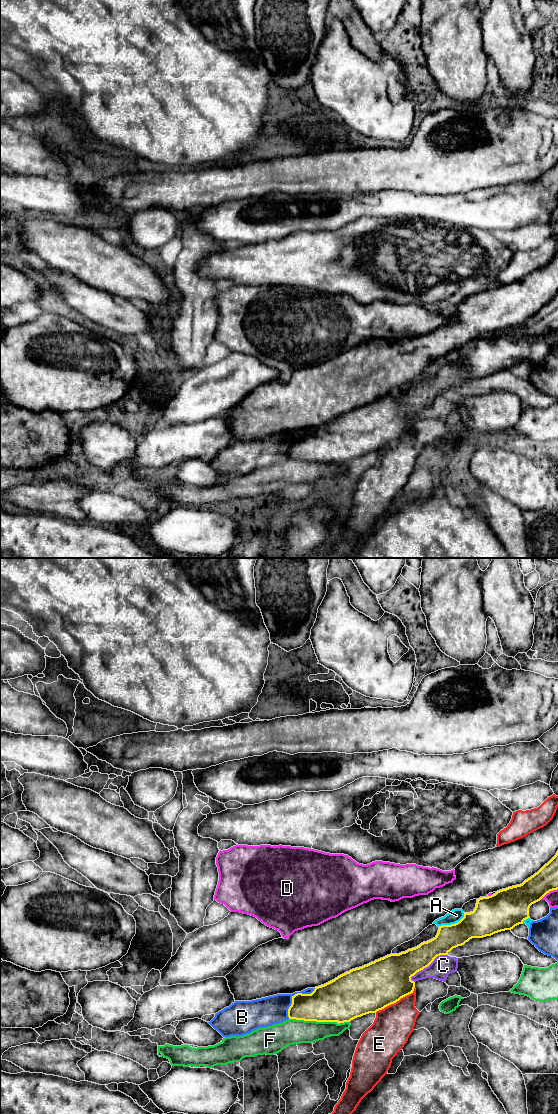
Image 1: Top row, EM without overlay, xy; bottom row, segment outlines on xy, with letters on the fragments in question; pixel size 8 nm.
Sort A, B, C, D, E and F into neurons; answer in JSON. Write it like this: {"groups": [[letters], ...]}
{"groups": [["A", "D"], ["B", "F"], ["C"], ["E"]]}

